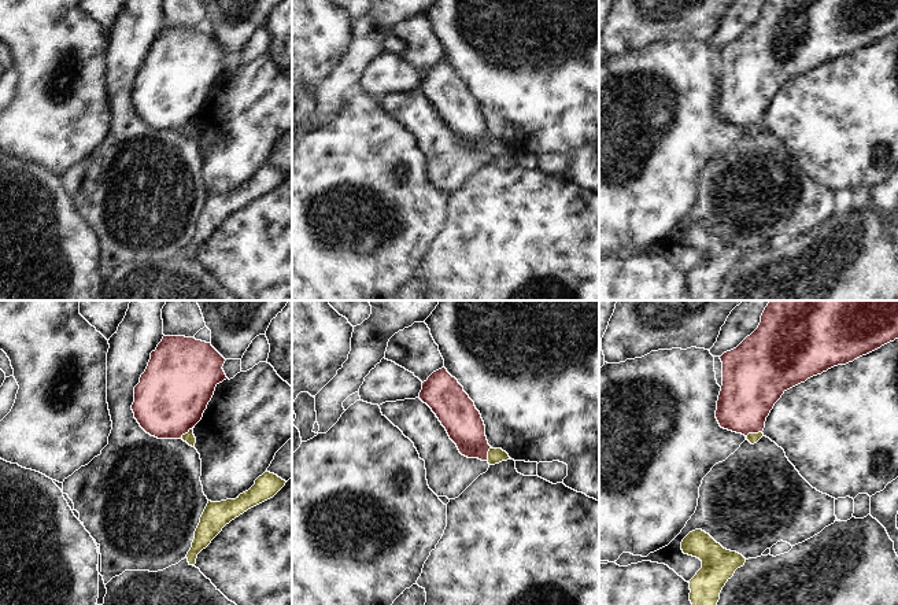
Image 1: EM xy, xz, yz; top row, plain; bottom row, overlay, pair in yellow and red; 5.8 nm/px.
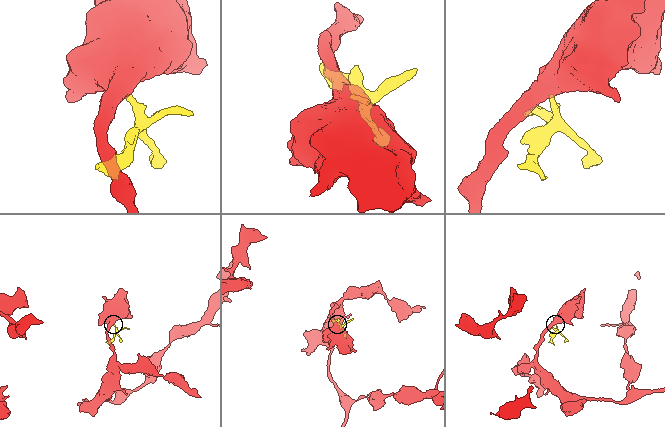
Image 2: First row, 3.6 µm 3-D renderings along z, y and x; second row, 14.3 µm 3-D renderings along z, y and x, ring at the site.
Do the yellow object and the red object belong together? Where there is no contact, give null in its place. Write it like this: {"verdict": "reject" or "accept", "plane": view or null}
{"verdict": "reject", "plane": "yz"}

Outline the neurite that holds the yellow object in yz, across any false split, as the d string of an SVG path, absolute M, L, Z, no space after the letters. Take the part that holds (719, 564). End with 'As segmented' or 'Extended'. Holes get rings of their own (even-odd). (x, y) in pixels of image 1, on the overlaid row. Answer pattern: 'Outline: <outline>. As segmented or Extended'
Outline: M702 530L690 532L681 542L681 550L702 561L702 568L688 582L692 605L717 605L725 583L746 562L742 554L724 549Z. As segmented.

